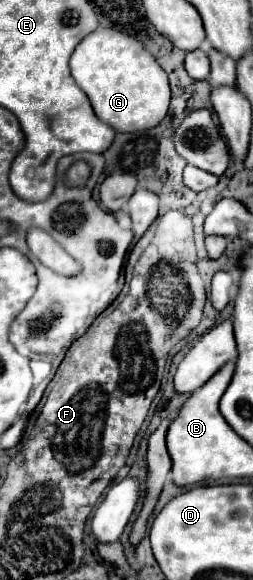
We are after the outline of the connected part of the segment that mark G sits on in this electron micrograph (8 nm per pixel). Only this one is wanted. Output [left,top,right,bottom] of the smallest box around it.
[69,26,171,132]

